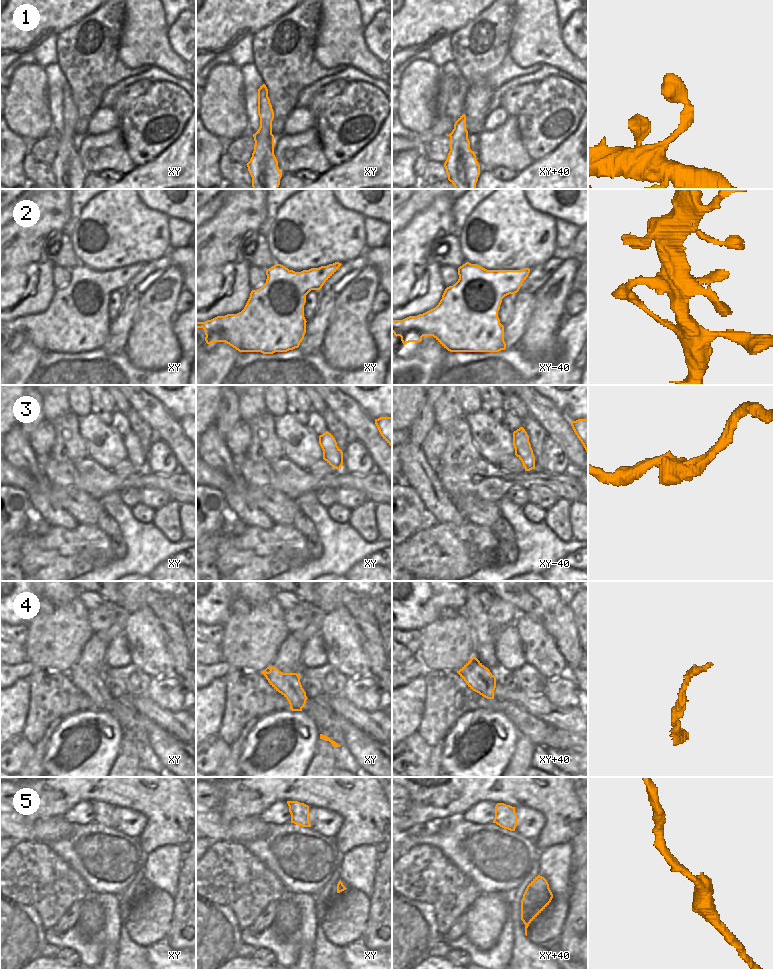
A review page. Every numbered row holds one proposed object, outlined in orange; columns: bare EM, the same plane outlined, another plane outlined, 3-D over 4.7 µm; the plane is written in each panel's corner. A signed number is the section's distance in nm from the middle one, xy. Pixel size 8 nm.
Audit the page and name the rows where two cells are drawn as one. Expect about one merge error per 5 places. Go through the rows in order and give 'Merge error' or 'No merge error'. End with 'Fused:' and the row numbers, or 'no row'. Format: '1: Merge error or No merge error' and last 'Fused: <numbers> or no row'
1: No merge error
2: No merge error
3: No merge error
4: No merge error
5: No merge error
Fused: no row.

